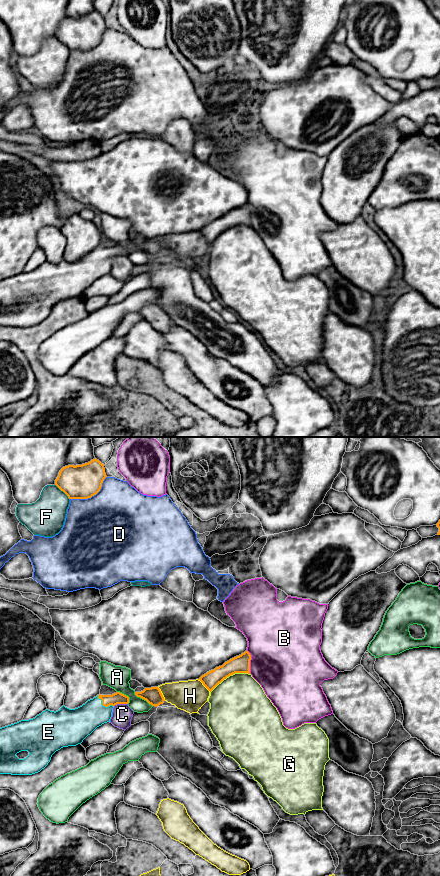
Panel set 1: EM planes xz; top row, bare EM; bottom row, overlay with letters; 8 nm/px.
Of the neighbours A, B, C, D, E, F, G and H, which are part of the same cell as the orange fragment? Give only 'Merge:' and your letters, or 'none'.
Merge: E

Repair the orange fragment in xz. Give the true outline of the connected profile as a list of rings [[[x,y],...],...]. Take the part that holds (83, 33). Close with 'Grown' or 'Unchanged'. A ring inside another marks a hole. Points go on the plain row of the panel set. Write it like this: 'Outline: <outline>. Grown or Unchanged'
Outline: [[[95,10],[82,17],[63,19],[55,37],[69,51],[88,51],[100,43],[106,29],[104,16]]]. Unchanged

